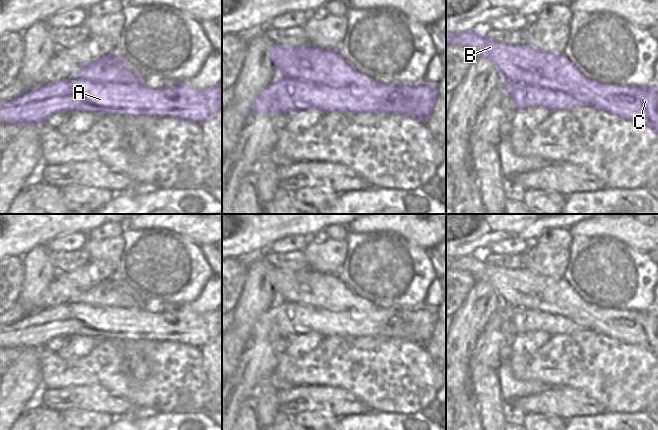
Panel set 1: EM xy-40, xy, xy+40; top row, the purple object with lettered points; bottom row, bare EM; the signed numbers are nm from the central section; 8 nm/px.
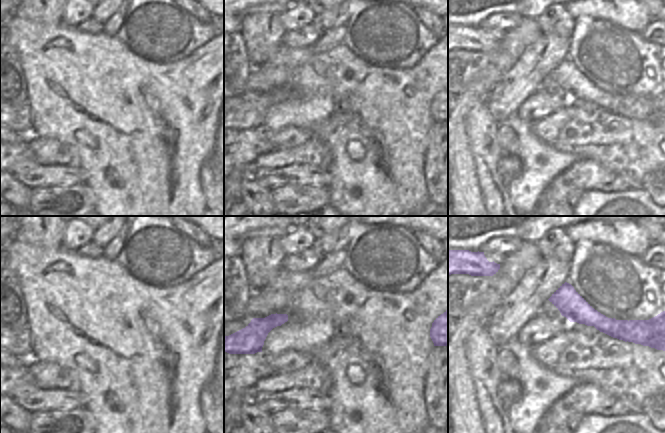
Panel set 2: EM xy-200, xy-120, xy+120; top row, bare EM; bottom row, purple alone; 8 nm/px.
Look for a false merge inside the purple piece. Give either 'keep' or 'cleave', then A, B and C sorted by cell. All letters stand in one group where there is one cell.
cleave; groups A / B C

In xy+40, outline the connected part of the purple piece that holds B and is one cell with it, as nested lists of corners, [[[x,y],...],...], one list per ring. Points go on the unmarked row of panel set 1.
[[[483,254],[469,256],[446,256],[446,270],[465,270],[476,280],[483,280],[492,285],[502,304],[513,308],[529,308],[543,310],[553,314],[561,314],[581,326],[599,320],[601,316],[609,316],[613,320],[625,318],[628,323],[628,333],[631,336],[624,342],[639,346],[658,358],[658,308],[641,312],[637,310],[611,310],[595,306],[580,297],[578,292],[563,278],[543,276],[525,268],[513,270],[489,264]]]

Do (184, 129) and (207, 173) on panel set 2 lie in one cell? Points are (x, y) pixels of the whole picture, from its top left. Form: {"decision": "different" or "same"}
{"decision": "different"}

